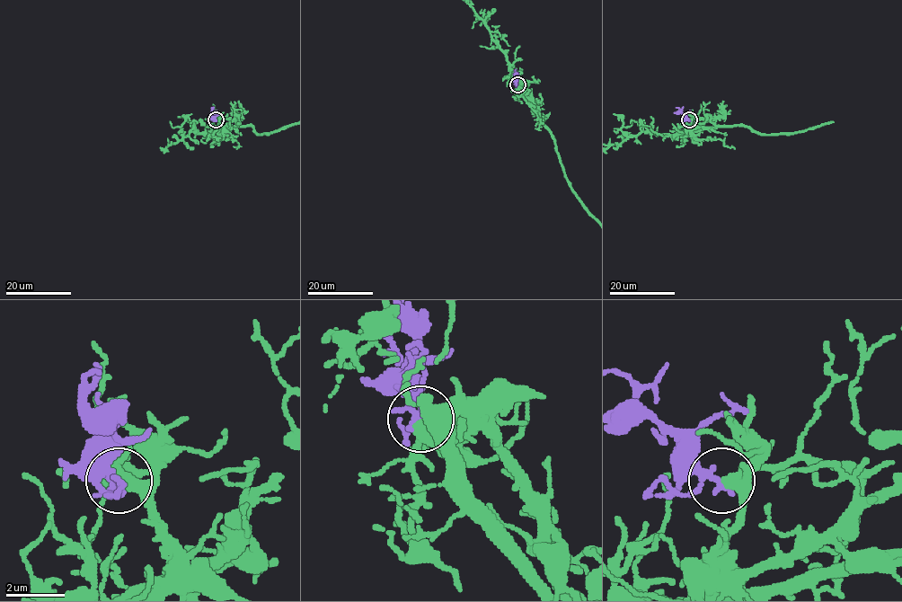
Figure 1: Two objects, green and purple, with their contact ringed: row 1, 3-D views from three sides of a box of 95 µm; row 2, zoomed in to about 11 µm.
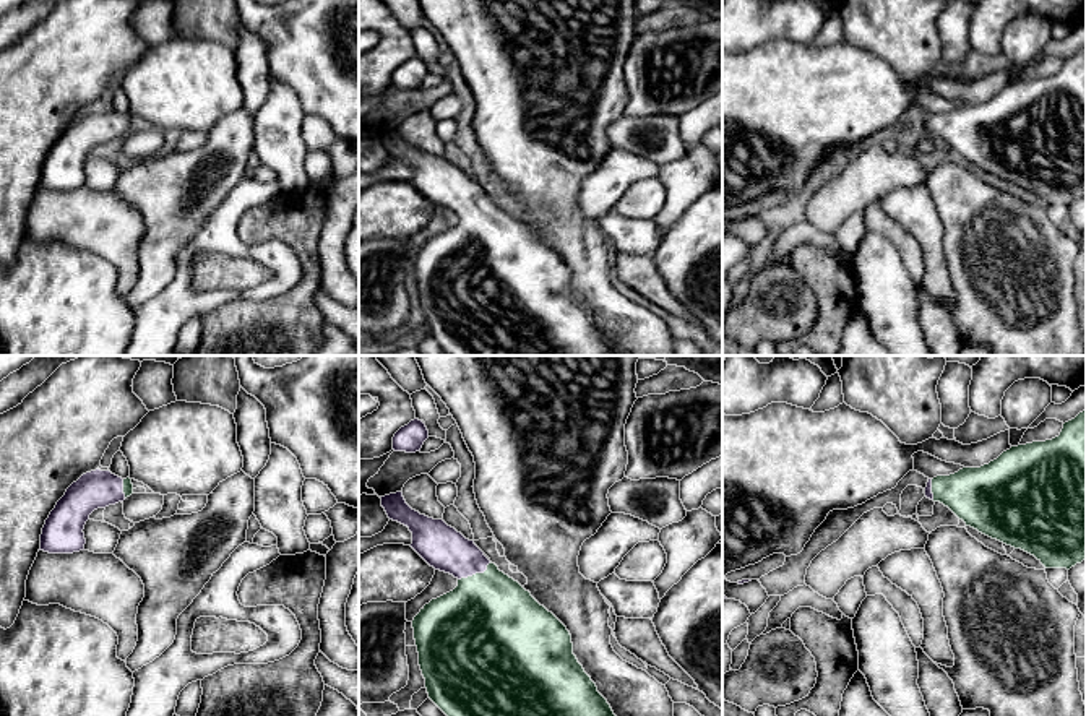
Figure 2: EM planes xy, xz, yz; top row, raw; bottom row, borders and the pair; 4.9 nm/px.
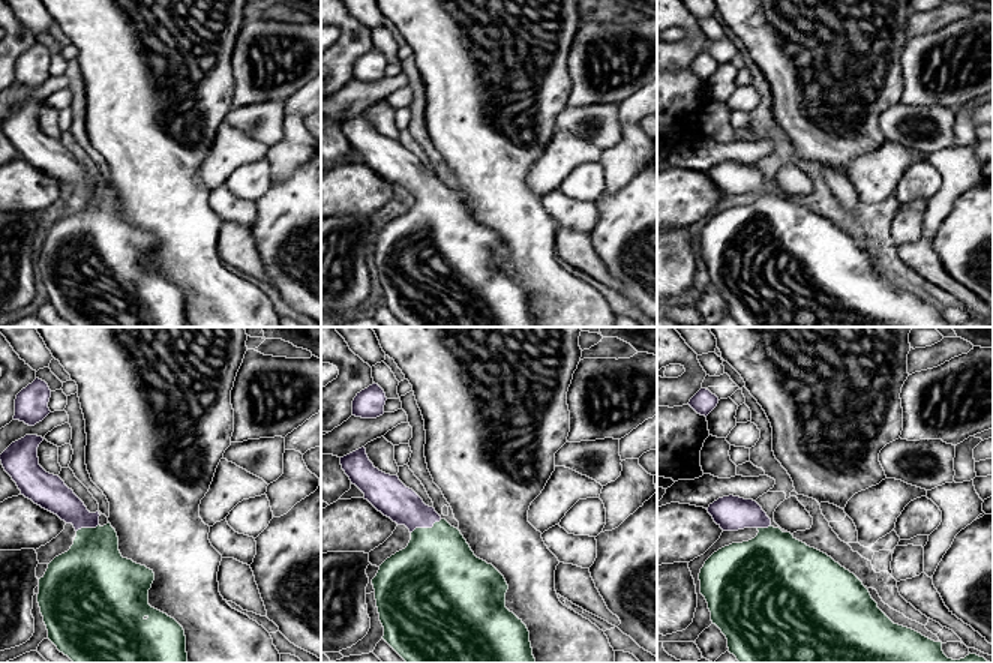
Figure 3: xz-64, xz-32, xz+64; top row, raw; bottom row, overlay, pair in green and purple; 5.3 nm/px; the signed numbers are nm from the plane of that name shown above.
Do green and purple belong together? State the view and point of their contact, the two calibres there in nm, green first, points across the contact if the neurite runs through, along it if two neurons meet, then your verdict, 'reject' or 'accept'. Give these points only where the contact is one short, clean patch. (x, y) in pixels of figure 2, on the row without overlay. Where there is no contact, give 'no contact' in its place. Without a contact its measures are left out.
contact xz (476, 210); calibres 480 and 220 nm; way xz (489, 258), (489, 244), (476, 210), (458, 192), (445, 185); accept

